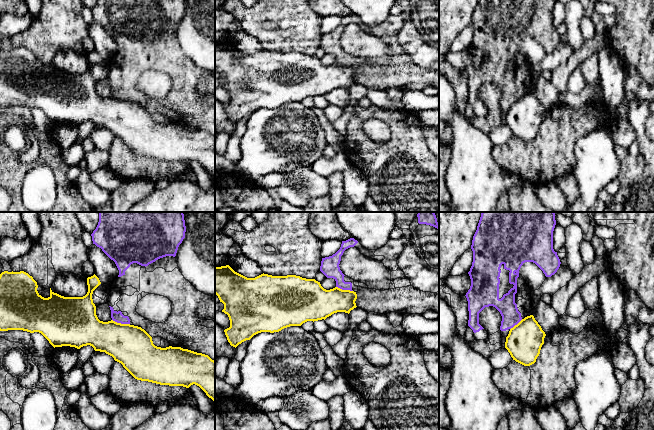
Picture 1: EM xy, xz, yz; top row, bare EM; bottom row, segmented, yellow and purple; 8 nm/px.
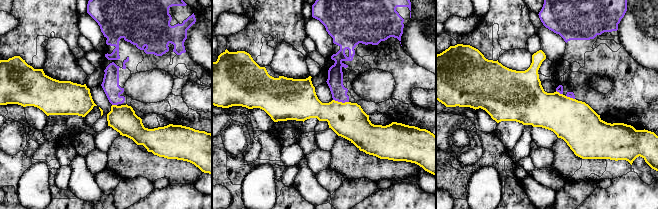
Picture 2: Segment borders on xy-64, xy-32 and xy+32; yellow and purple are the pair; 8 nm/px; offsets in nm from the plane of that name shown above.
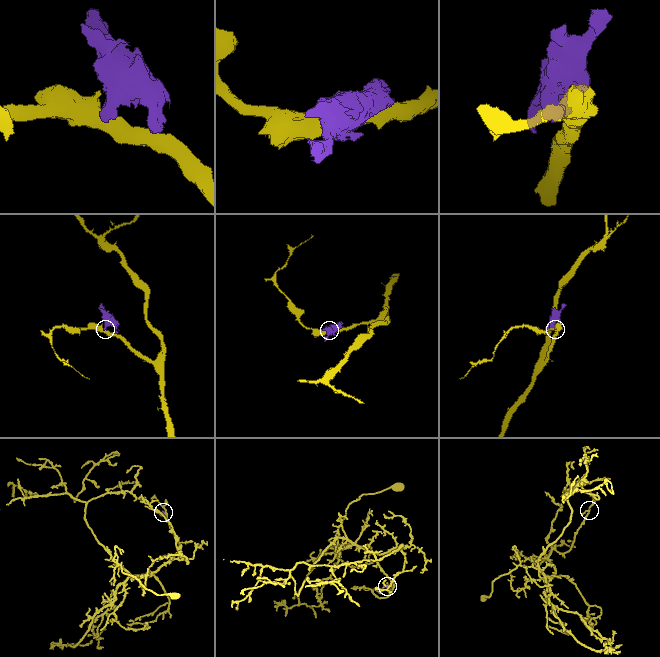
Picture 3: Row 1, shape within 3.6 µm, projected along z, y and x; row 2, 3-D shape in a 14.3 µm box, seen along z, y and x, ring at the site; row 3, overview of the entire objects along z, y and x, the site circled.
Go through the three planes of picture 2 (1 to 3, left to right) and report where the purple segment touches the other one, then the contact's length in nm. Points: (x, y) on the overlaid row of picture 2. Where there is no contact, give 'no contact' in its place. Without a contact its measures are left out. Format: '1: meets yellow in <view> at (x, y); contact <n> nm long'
1: meets yellow in xy-64 at (114, 105); contact 40 nm long
2: meets yellow in xy-32 at (341, 102); contact 130 nm long
3: meets yellow in xy+32 at (569, 97); contact 80 nm long

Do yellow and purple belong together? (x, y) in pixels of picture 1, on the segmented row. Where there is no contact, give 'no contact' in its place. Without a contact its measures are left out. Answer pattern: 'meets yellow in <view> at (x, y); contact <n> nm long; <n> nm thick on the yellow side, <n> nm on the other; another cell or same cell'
meets yellow in xy at (120, 323); contact 150 nm long; 320 nm thick on the yellow side, 90 nm on the other; another cell

